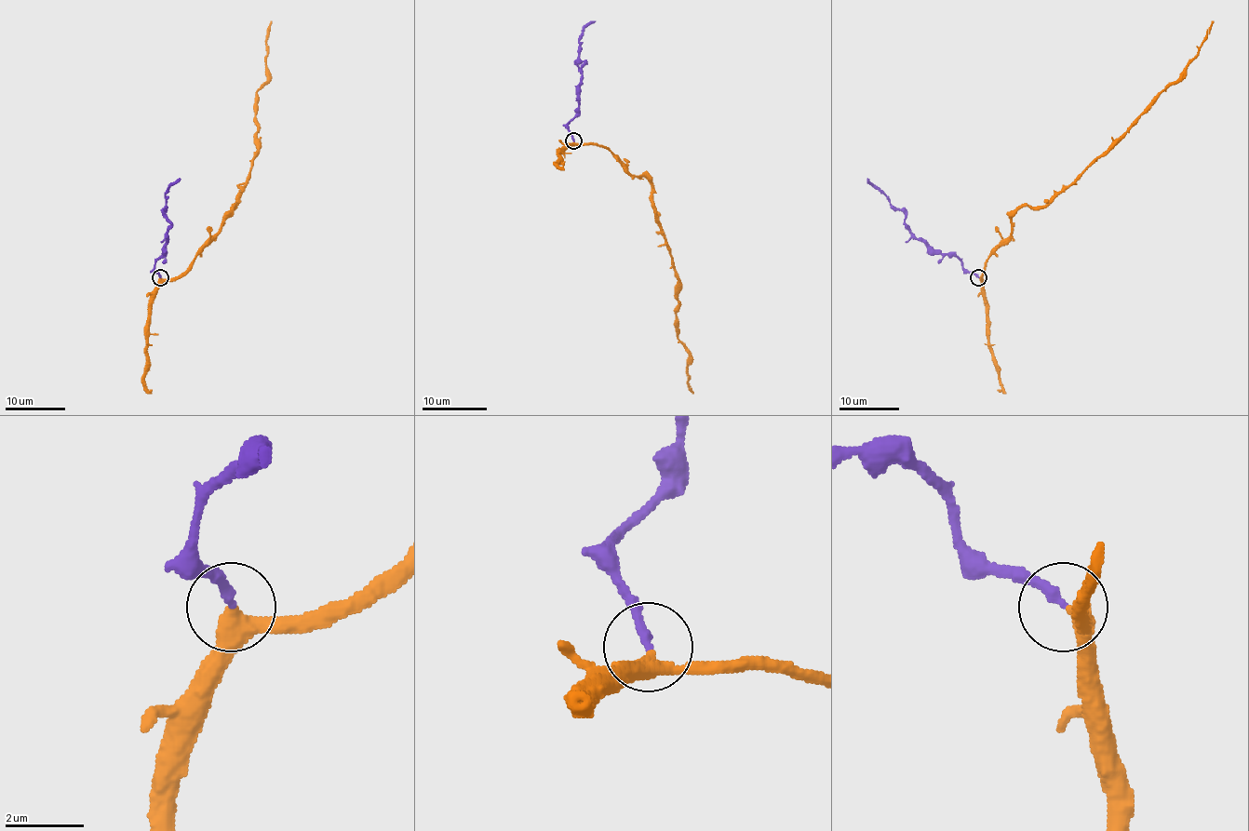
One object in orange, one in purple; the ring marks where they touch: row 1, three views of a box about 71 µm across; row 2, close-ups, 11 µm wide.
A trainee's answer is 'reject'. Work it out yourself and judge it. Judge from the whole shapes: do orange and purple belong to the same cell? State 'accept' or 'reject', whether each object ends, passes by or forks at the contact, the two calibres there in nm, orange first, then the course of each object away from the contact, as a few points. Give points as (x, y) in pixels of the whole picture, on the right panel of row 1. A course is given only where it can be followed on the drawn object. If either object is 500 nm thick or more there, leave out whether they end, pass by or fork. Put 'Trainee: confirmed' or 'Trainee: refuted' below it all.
accept; orange passes by; purple ends there; 360 nm thick on the orange side, 240 nm on the other; orange runs (979, 277), (987, 258), (1010, 234), (1011, 217), (1025, 205), (1047, 205), (1107, 151), (1176, 80), (1213, 21); purple runs (978, 277), (966, 270), (956, 256), (934, 253), (919, 241), (906, 222), (905, 214), (866, 178)
Trainee: refuted

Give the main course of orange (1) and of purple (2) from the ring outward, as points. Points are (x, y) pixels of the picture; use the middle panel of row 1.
1: (573, 142), (605, 147), (651, 184), (678, 279), (676, 336), (689, 354), (687, 383), (693, 393)
2: (573, 140), (568, 124), (575, 116), (579, 106), (580, 69), (585, 62), (579, 61), (579, 35), (595, 20)

